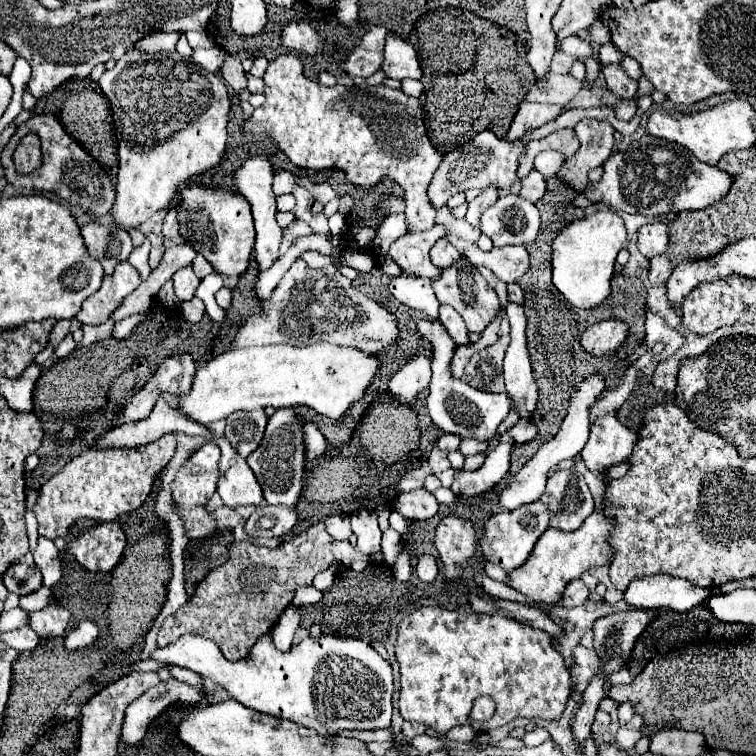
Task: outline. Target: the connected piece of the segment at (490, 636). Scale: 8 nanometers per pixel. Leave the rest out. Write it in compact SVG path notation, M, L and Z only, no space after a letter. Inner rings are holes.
M419 607L399 625L395 655L401 671L399 709L403 719L429 725L441 735L465 723L469 723L475 731L491 731L515 717L559 719L571 693L571 675L561 653L555 649L555 639L543 629L529 627L503 615L477 615L445 611L439 607ZM483 695L493 699L495 713L489 721L473 721L469 717L473 701Z

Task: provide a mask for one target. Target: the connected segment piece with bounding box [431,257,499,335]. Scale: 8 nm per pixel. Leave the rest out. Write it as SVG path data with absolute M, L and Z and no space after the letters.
M461 257L459 263L441 269L441 275L431 283L433 291L439 299L439 303L447 303L451 307L457 309L457 313L465 319L467 329L471 333L481 333L497 315L499 309L499 299L495 295L495 291L487 285L487 281L481 277L481 273L477 271L475 265L471 265L465 257Z

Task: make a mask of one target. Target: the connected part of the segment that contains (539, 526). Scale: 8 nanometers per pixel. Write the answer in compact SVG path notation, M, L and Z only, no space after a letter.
M541 501L523 505L523 507L513 509L513 511L505 511L505 513L493 515L485 523L485 533L481 537L483 555L491 563L495 563L501 569L505 569L507 573L511 573L511 571L515 571L517 567L521 567L529 559L539 535L543 535L543 531L547 527L549 527L549 511L547 511L547 505L543 505Z

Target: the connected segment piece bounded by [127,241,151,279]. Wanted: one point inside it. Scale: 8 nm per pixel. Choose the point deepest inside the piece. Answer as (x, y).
(138, 258)

